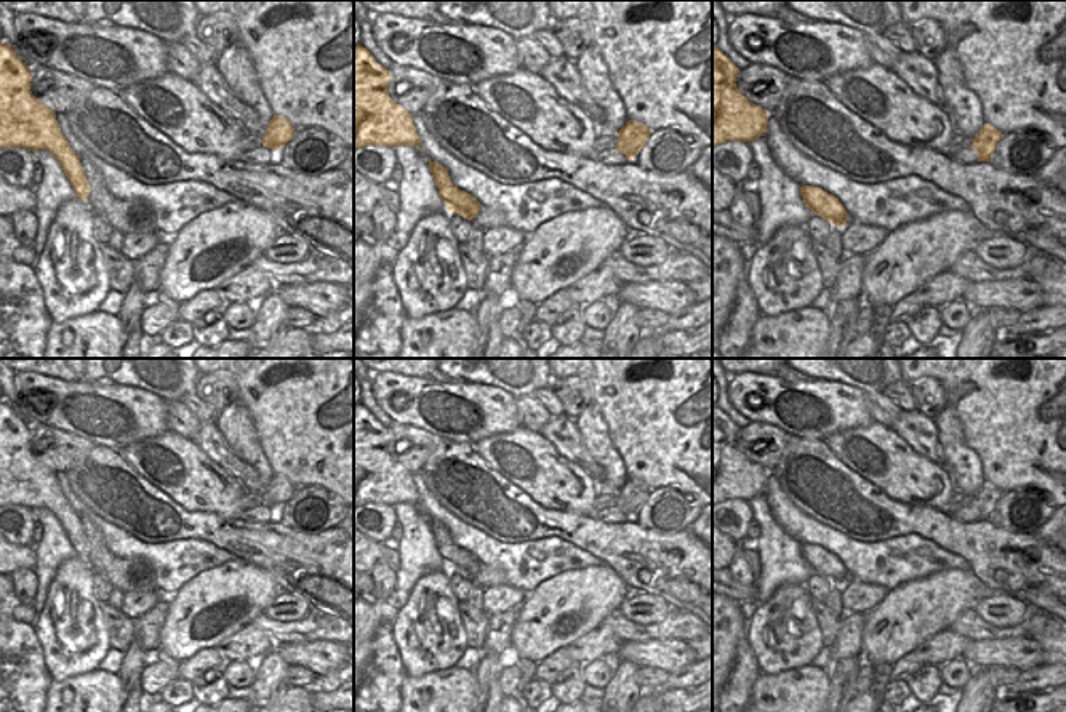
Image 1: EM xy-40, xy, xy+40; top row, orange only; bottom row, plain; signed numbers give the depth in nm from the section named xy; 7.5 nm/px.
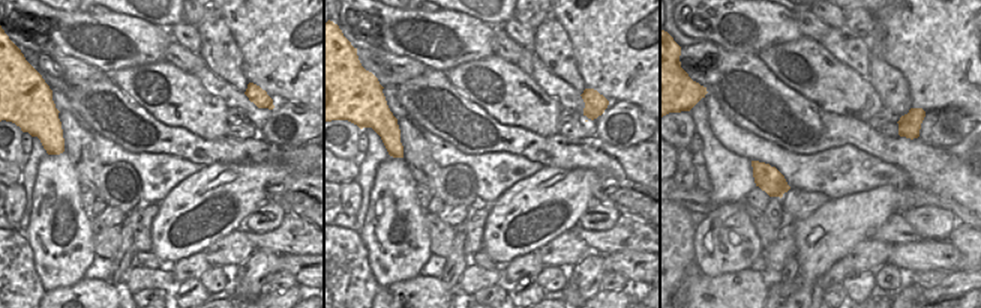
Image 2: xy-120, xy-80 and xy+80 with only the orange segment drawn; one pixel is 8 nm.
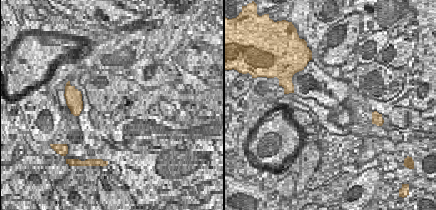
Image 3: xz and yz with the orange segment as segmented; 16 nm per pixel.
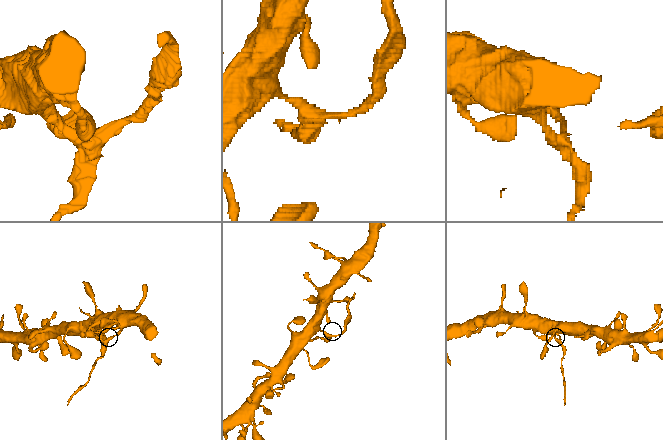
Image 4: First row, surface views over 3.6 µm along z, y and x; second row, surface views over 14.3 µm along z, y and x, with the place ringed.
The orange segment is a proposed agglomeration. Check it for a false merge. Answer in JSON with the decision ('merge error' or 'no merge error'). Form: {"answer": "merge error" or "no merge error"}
{"answer": "merge error"}

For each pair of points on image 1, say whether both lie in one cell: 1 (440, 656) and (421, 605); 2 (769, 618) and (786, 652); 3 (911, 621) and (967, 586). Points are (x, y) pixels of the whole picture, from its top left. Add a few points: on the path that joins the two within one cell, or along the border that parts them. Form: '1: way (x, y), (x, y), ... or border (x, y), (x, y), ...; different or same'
1: way (436, 644), (429, 636), (429, 618); same
2: way (777, 626), (783, 632), (783, 644); same
3: way (925, 607), (953, 591); same

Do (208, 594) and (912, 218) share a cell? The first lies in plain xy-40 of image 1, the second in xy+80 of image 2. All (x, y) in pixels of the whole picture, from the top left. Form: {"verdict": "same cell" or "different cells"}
{"verdict": "different cells"}

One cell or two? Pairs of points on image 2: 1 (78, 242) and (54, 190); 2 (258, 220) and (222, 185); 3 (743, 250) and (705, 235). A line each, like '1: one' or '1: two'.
1: one
2: two
3: one

